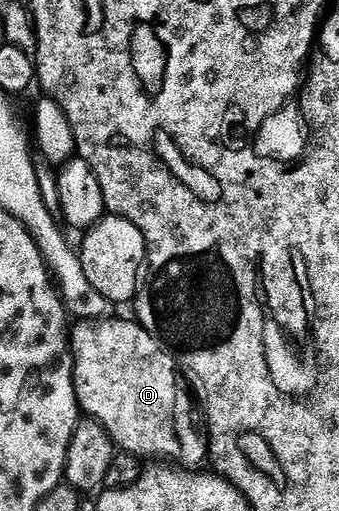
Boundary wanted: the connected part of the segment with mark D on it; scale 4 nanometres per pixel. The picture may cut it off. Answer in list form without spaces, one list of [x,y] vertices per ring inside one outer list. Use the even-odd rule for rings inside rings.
[[[115,318],[79,321],[70,328],[69,346],[71,356],[75,358],[75,396],[82,414],[96,419],[120,452],[134,457],[156,455],[159,458],[156,460],[183,469],[202,468],[199,466],[203,459],[205,463],[209,451],[204,436],[195,435],[195,419],[191,416],[193,399],[176,360],[138,322]]]

